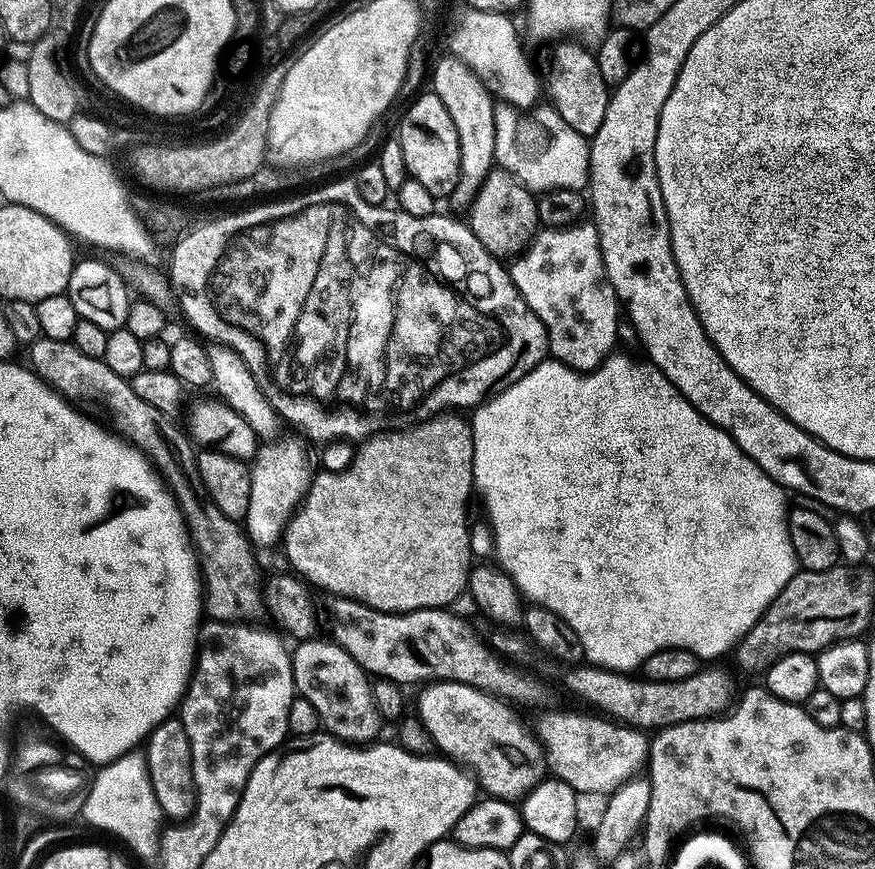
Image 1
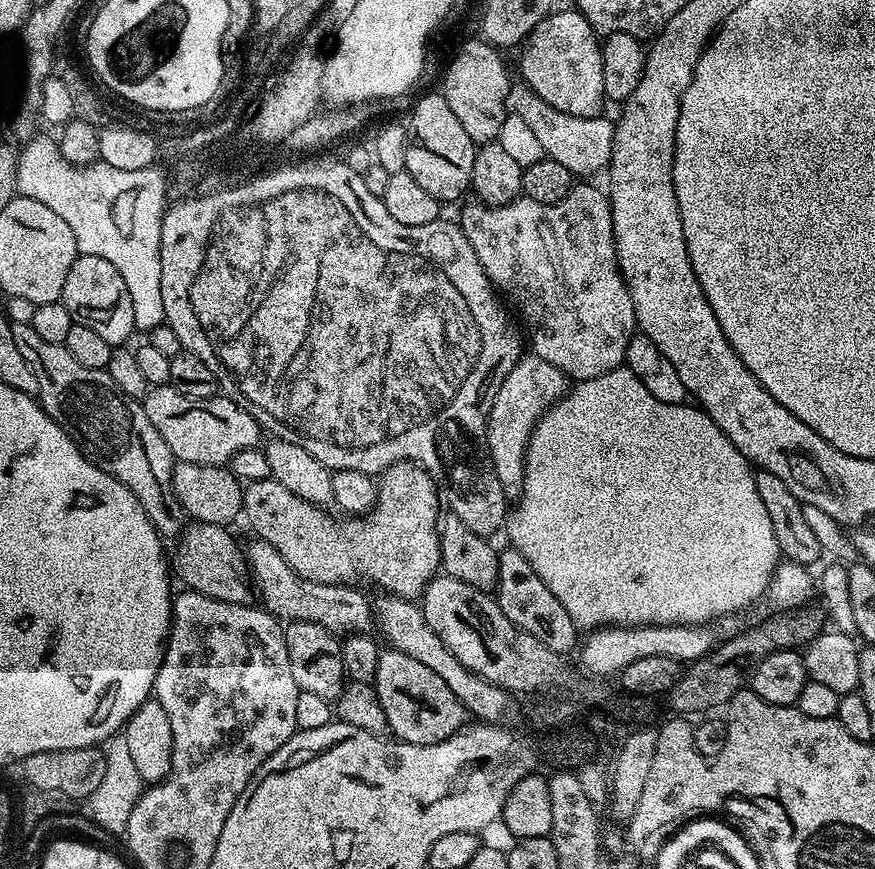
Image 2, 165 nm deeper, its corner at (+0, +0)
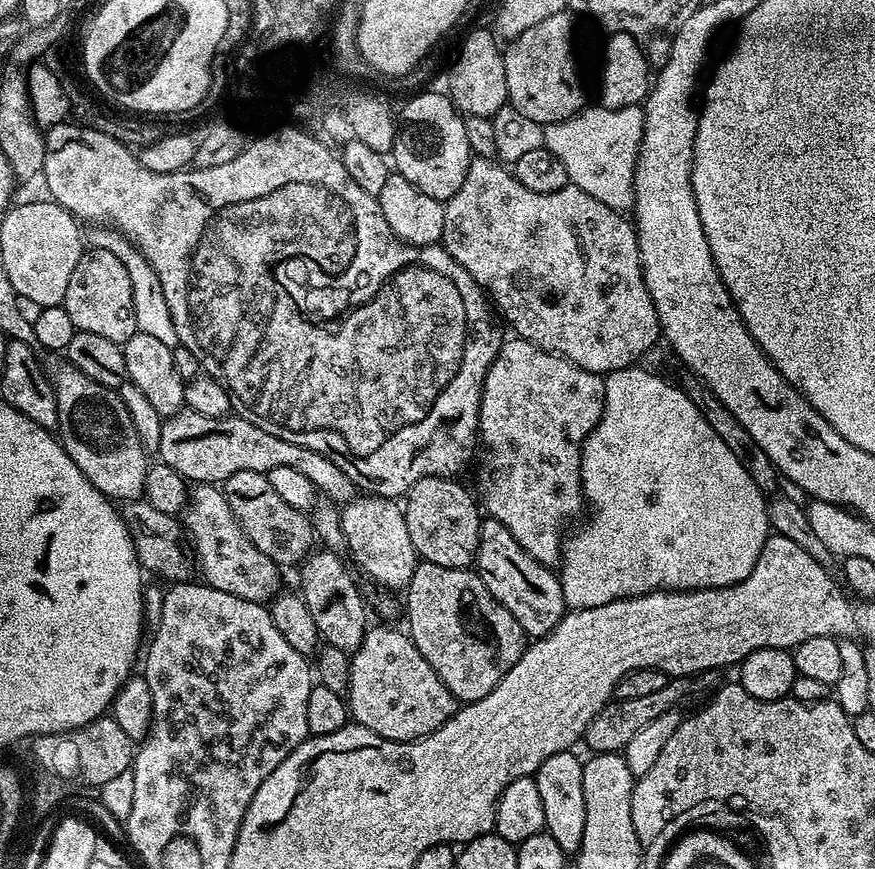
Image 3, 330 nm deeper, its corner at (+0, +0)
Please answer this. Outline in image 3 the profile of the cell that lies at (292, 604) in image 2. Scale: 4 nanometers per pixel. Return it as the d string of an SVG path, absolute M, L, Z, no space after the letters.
M196 484L191 489L187 505L182 513L182 524L190 537L198 572L203 583L210 588L226 590L238 598L246 598L255 604L271 601L281 591L281 569L246 538L242 526L234 518L224 493L214 484Z

